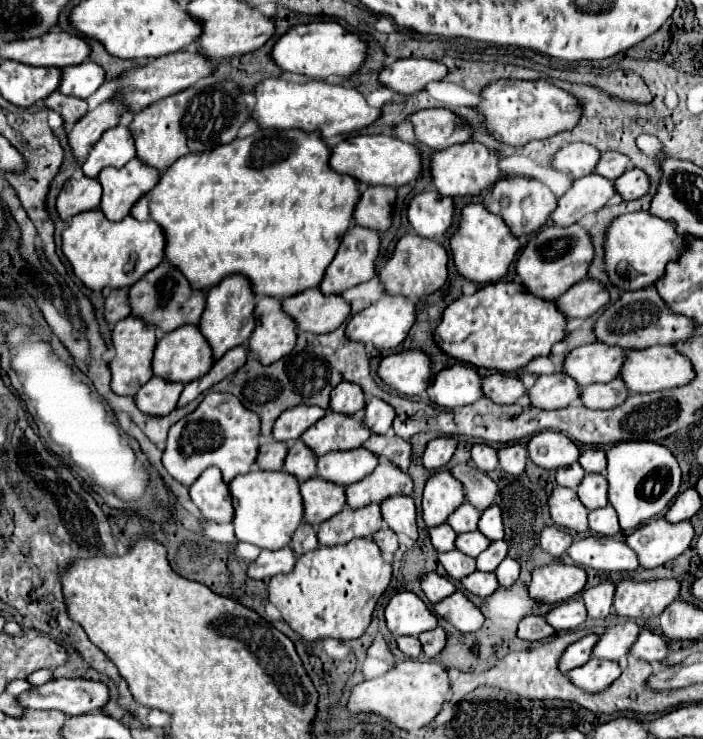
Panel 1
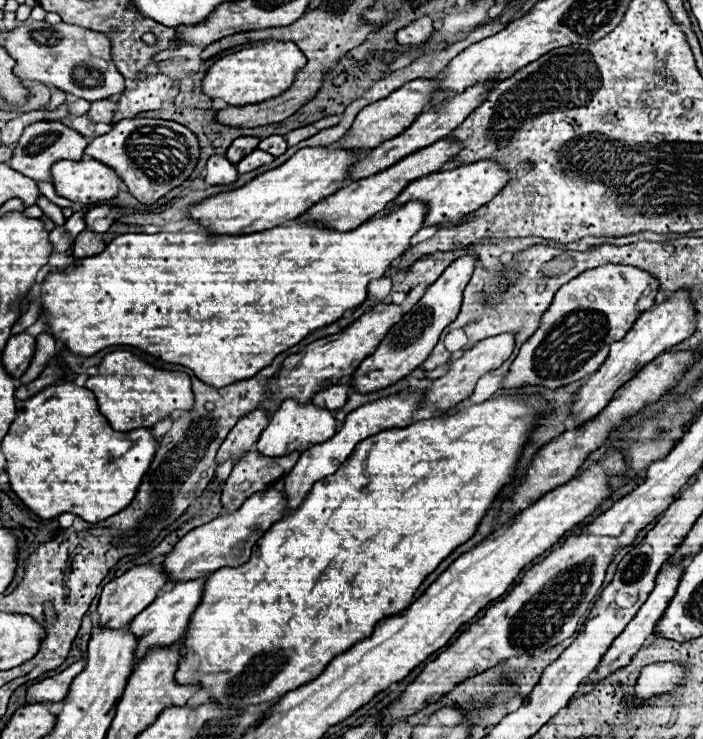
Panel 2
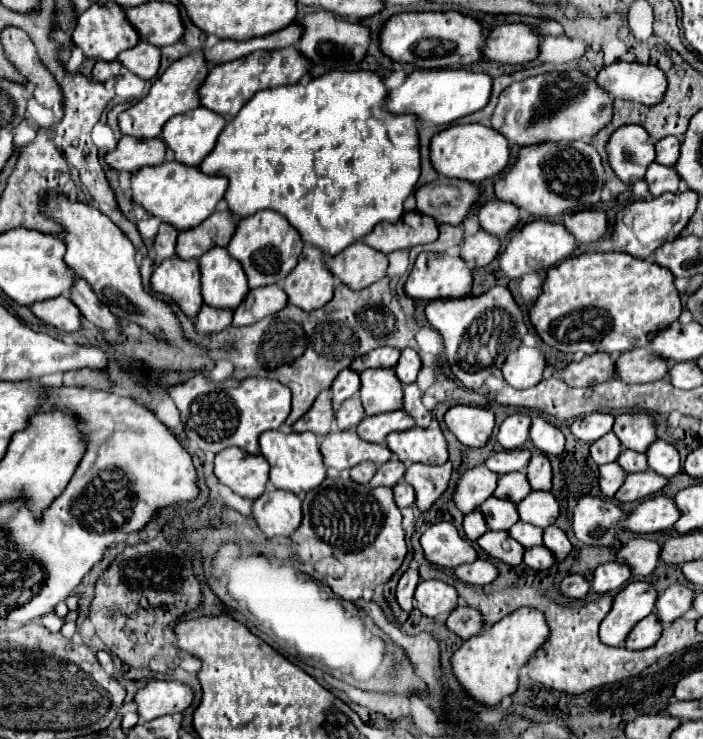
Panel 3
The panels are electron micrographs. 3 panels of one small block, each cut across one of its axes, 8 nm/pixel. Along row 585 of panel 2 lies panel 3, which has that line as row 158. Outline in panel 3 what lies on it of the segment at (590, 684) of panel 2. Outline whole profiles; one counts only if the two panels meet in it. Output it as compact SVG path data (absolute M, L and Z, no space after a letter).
M666 136L656 142L656 162L662 166L674 166L680 150L680 138Z

